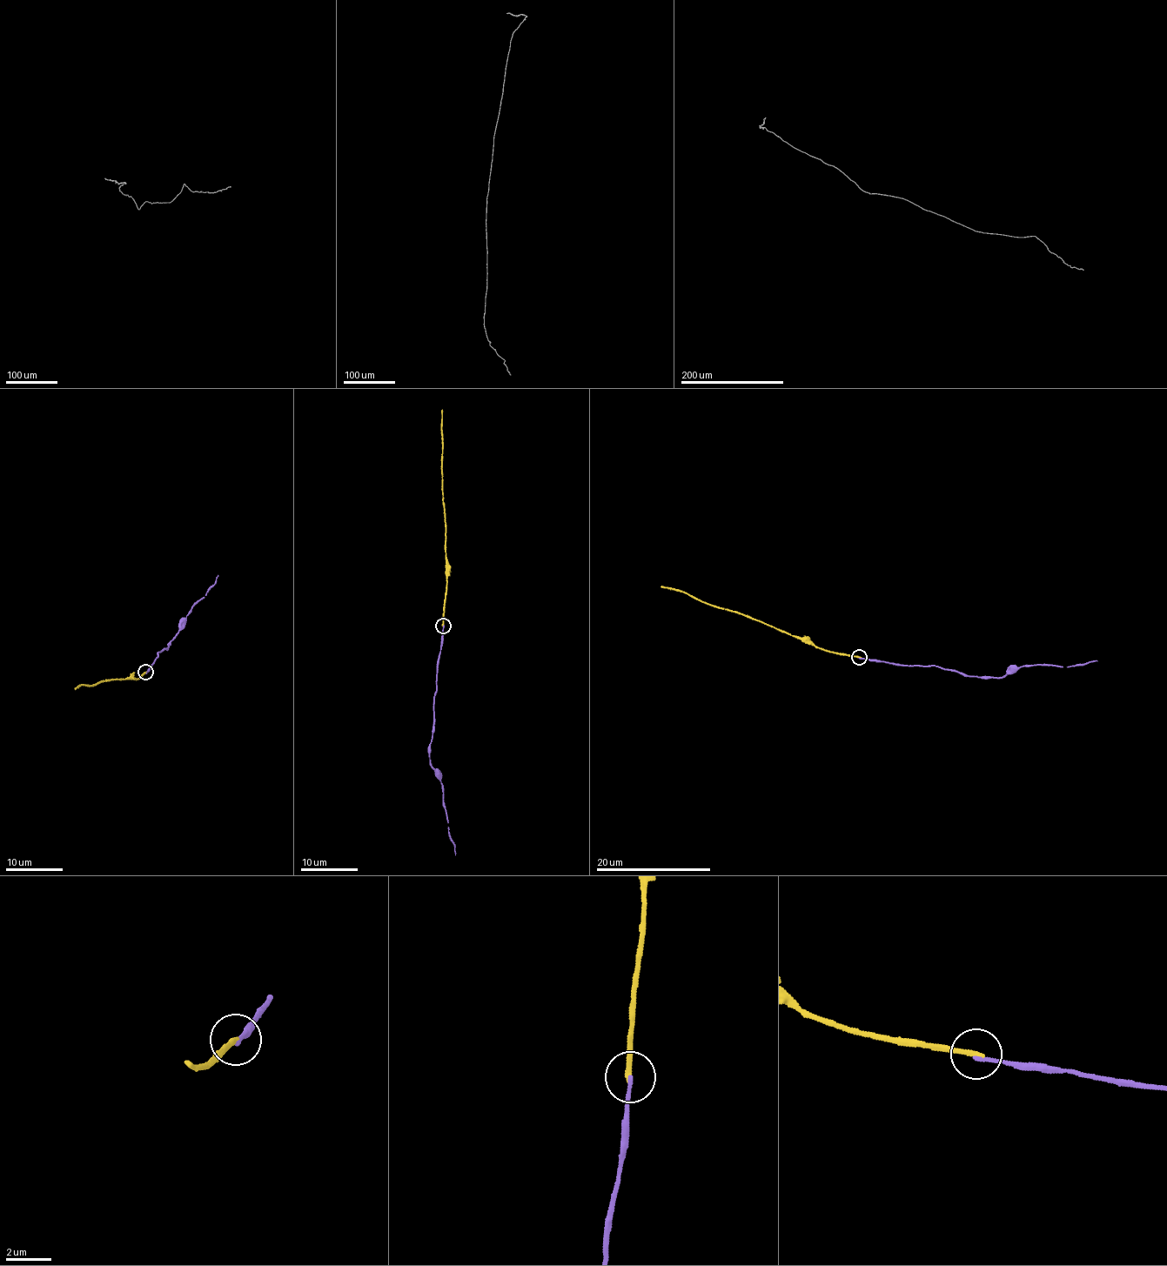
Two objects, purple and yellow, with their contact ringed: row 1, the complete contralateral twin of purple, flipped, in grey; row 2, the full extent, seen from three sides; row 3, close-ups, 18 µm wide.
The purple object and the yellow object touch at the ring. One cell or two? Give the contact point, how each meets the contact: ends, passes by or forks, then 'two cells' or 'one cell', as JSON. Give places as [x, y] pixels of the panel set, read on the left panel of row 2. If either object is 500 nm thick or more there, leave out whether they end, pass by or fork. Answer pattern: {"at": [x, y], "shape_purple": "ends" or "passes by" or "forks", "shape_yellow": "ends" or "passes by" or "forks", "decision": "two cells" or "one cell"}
{"at": [145, 672], "shape_purple": "ends", "shape_yellow": "ends", "decision": "two cells"}

